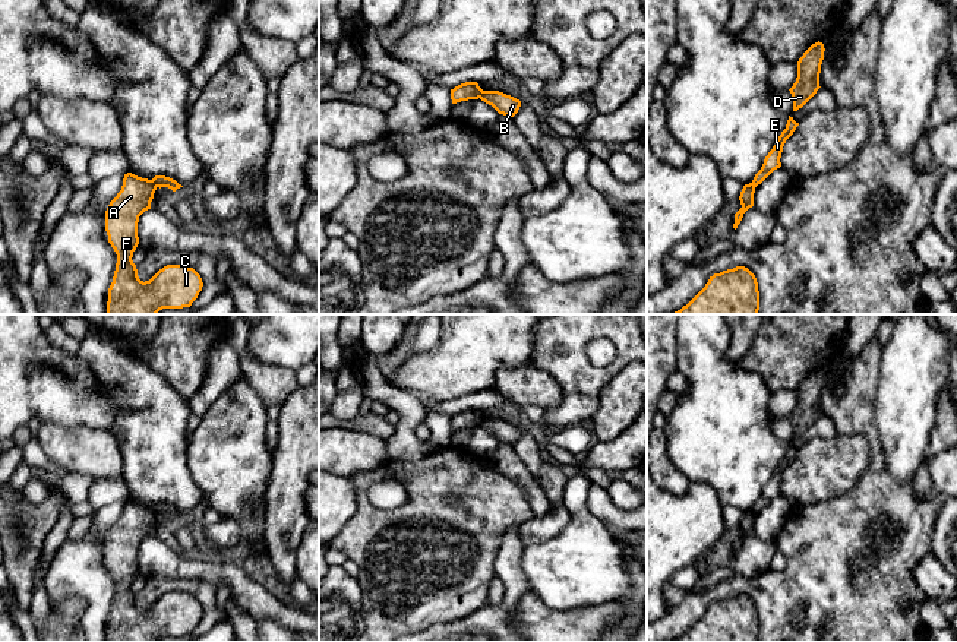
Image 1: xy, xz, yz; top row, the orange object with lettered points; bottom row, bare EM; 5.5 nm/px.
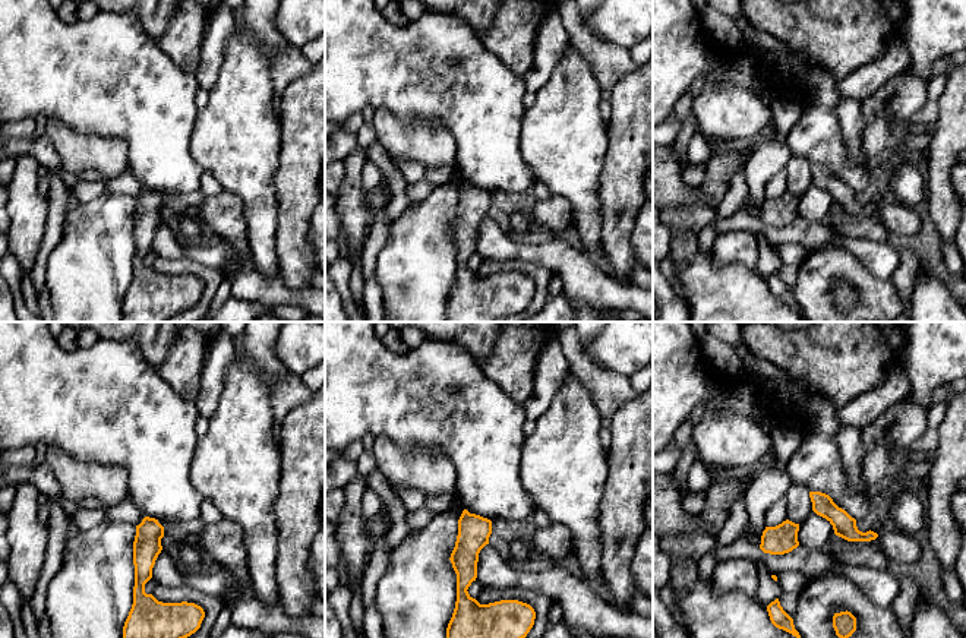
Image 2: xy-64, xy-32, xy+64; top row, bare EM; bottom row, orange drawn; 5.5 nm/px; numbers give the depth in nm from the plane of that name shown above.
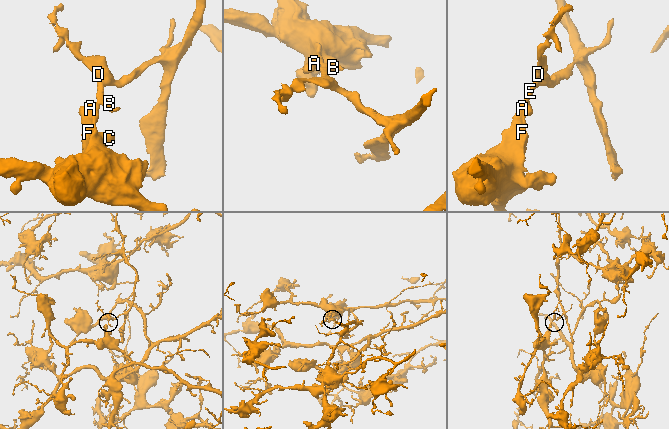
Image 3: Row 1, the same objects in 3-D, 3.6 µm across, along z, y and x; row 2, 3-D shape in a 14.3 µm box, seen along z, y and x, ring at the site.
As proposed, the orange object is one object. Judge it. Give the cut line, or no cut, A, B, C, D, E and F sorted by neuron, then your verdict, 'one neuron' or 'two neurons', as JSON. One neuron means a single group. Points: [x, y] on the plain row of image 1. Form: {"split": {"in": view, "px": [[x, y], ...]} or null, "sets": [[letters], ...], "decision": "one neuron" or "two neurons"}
{"split": {"in": "xy", "px": [[149, 508], [157, 514]]}, "sets": [["A", "C", "F"], ["B", "D", "E"]], "decision": "two neurons"}

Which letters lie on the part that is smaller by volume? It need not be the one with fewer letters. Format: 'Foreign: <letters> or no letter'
Foreign: B, D, E

